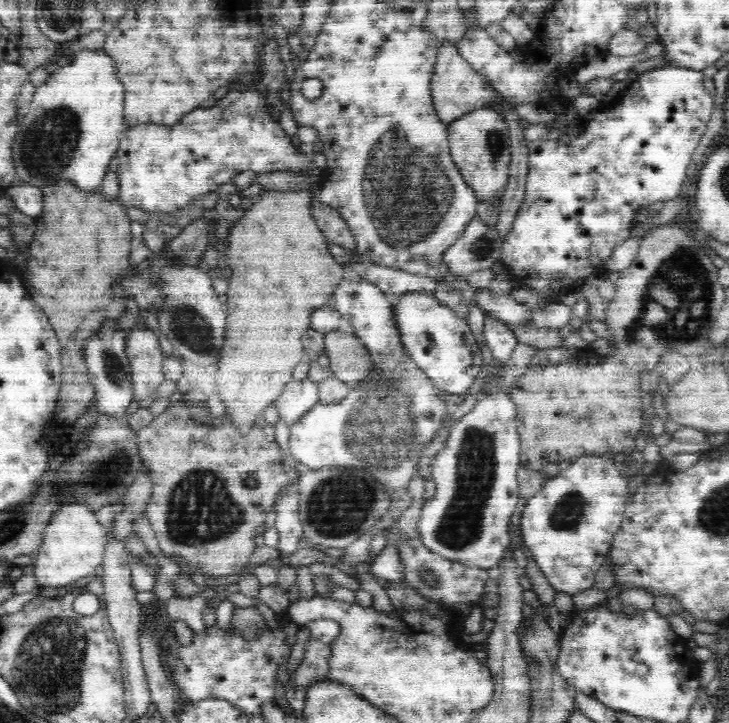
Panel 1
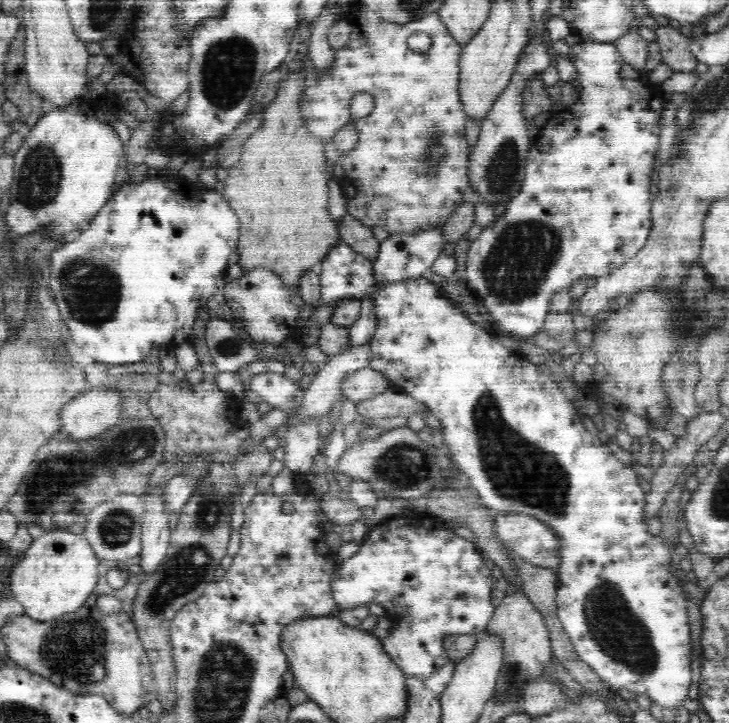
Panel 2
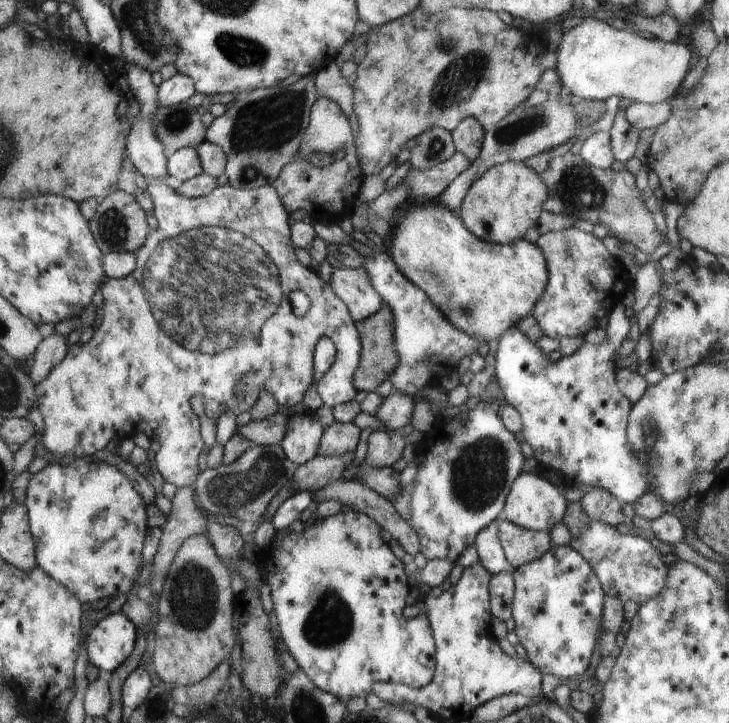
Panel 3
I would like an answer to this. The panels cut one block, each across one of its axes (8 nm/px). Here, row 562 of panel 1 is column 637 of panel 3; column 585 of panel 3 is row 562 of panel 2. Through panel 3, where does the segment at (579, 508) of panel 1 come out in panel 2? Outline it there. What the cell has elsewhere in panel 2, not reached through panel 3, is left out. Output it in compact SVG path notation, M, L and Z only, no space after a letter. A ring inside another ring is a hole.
M497 513L495 531L518 558L547 569L558 566L558 538L544 522L521 513Z

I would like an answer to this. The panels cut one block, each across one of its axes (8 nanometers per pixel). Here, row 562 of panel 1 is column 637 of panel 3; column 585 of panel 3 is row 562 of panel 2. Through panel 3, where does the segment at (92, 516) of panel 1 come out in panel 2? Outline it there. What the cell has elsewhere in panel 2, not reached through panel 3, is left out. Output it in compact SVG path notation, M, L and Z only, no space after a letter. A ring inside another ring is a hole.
M66 530L46 531L20 555L18 562L12 563L12 572L7 572L11 594L30 618L52 621L73 613L89 600L99 582L98 565L99 559L81 535Z

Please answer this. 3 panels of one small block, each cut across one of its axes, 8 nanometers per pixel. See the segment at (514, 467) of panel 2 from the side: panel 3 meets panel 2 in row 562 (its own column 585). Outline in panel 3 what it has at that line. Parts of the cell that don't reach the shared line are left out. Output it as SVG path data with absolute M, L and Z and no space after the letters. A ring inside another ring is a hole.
M556 545L536 561L513 569L515 595L513 618L519 643L526 649L529 661L543 674L554 674L562 680L582 676L588 668L590 656L600 636L600 620L604 608L602 586L583 555L569 545Z

